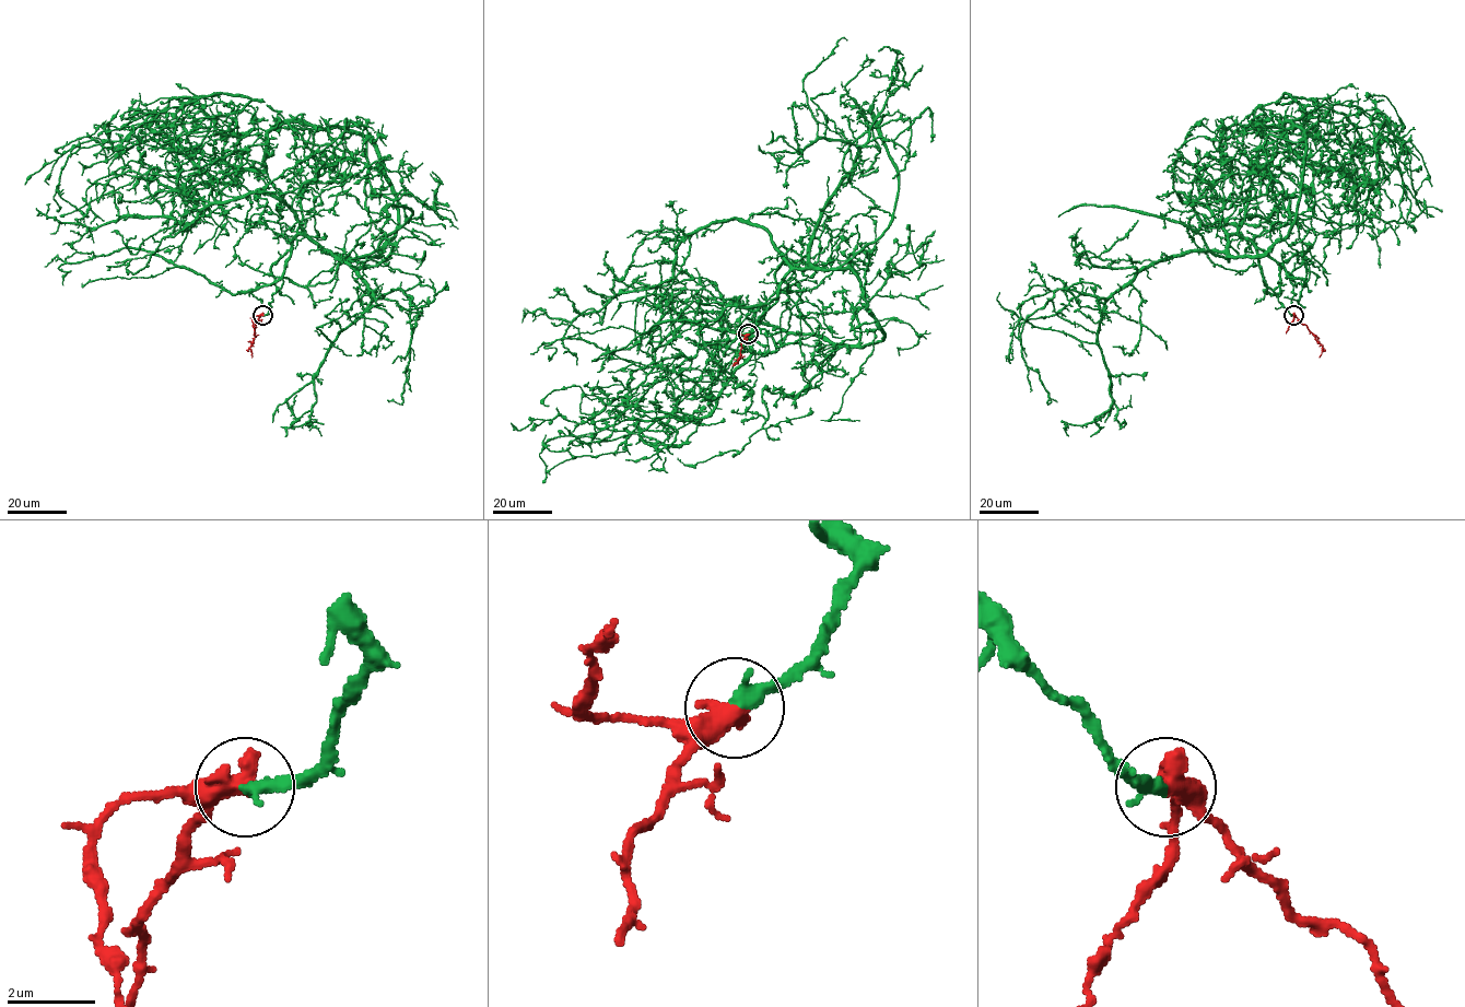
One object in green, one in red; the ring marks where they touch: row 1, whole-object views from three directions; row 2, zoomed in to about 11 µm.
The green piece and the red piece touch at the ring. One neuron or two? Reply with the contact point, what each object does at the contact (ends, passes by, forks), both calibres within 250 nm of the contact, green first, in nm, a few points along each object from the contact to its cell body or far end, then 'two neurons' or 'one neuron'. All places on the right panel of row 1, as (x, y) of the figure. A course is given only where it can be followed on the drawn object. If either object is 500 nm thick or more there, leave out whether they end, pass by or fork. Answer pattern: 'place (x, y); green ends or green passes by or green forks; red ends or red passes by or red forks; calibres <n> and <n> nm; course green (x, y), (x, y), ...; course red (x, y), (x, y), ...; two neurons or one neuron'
place (1293, 315); calibres 320 and 600 nm; course green (1293, 315), (1229, 237), (1288, 233), (1286, 123), (1312, 167), (1373, 183), (1386, 116), (1258, 106), (1313, 151); course red (1293, 315), (1322, 346), (1319, 356); one neuron

